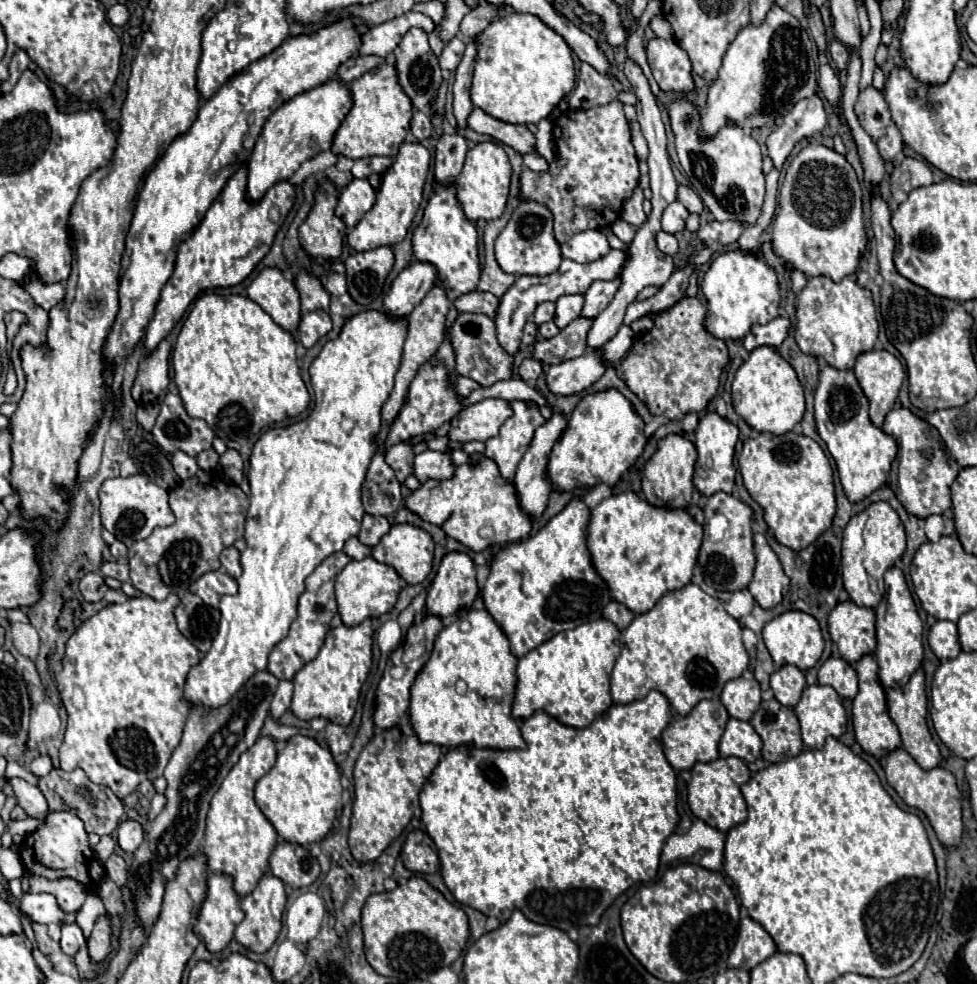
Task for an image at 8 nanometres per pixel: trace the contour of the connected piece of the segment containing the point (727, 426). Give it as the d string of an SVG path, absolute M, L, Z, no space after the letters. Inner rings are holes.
M707 413L695 431L695 447L699 453L699 459L695 463L695 475L693 483L701 491L701 495L711 497L719 491L731 493L735 485L735 467L733 467L733 453L735 453L735 443L737 443L737 427L729 423L727 419L719 417L717 413Z

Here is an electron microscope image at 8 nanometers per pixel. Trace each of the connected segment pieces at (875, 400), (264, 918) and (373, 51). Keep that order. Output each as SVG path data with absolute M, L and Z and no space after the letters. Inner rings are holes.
M871 351L859 355L853 371L869 401L871 423L881 427L885 415L897 403L905 371L899 359L887 351Z
M265 875L259 881L259 885L253 889L253 893L241 899L241 909L245 913L245 919L235 929L235 941L255 953L265 953L267 949L271 949L271 945L277 941L281 933L281 919L283 919L285 903L287 903L287 897L285 897L283 883L273 875Z
M409 11L405 15L399 15L391 21L385 21L381 25L373 25L371 29L367 29L361 35L361 45L357 49L359 57L365 55L377 55L377 57L387 57L389 53L395 51L395 47L401 43L403 35L411 29L411 27L421 27L427 33L433 31L433 21L429 17L425 17L423 13L415 13Z

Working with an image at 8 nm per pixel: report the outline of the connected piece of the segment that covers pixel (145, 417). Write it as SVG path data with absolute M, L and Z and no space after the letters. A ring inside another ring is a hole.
M157 404L139 405L136 412L136 419L146 431L151 432L158 416L159 409L160 406Z

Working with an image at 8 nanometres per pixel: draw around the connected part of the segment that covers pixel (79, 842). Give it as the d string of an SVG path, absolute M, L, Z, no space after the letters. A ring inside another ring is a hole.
M69 811L49 813L45 825L23 839L19 857L29 873L37 873L51 881L61 877L73 877L79 883L83 883L87 891L95 891L103 877L103 867L99 865L95 853L89 849L83 821L79 821L79 817L75 817Z

